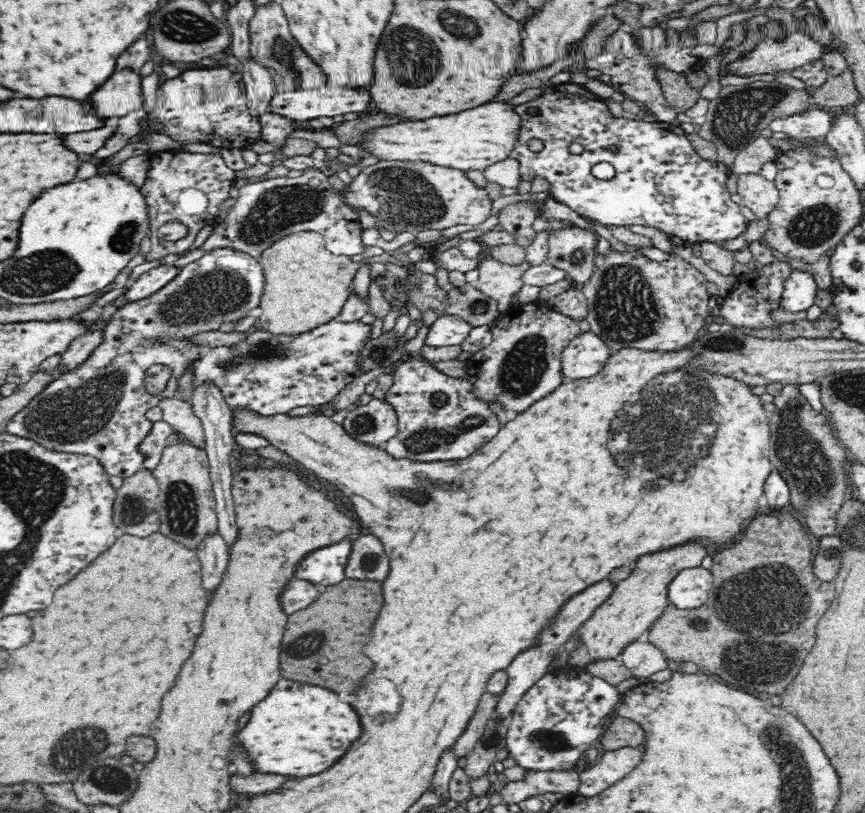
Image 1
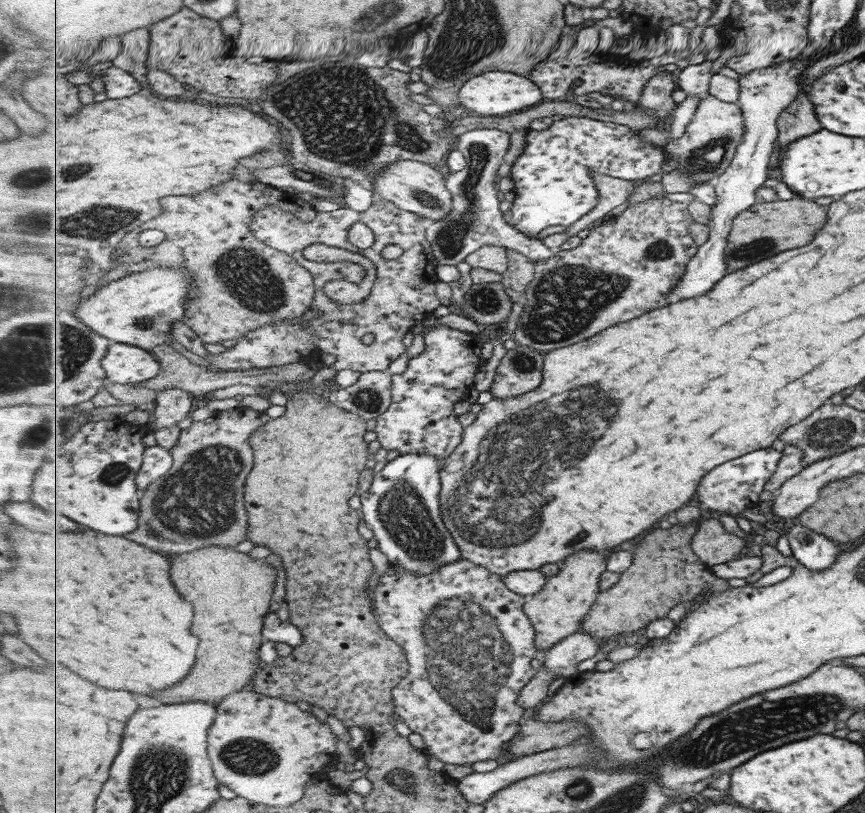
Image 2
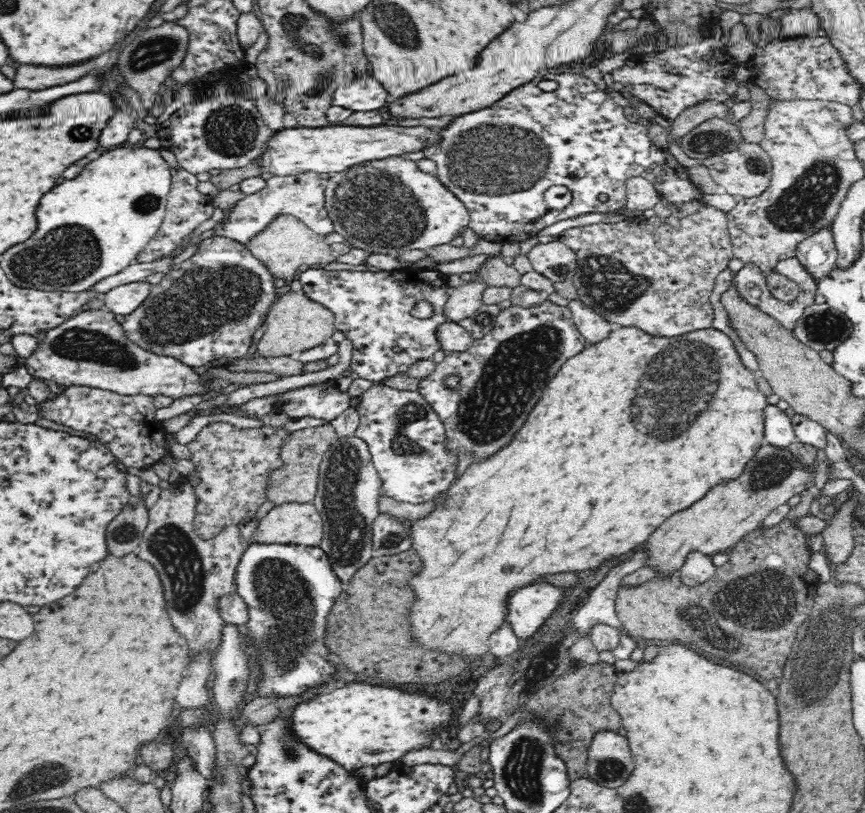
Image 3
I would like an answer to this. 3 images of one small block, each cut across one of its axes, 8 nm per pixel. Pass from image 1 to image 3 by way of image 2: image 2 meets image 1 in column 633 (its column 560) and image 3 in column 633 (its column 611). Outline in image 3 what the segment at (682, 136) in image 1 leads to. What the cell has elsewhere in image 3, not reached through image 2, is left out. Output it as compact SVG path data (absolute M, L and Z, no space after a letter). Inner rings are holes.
M568 72L562 73L548 73L544 77L536 77L532 82L527 82L525 85L519 86L517 89L511 90L504 98L494 102L492 106L482 107L480 110L475 110L468 114L463 114L456 117L445 129L442 129L443 136L441 141L434 145L432 149L426 149L424 152L425 158L430 158L436 162L437 171L435 174L458 198L466 205L469 212L470 224L469 228L477 233L479 237L490 242L504 243L504 242L519 242L529 238L531 235L537 235L538 232L544 230L546 226L552 226L560 220L568 220L568 218L576 218L576 216L582 216L582 214L592 214L592 212L598 212L598 214L606 214L606 212L616 212L616 210L623 210L627 203L627 190L625 187L626 178L630 176L640 175L642 178L650 181L654 185L654 189L658 192L660 198L667 198L672 204L686 204L686 202L692 202L692 200L701 200L704 196L703 192L692 182L689 177L689 172L682 164L676 161L676 158L672 156L670 151L658 148L652 139L648 136L648 126L644 124L634 124L629 122L624 115L623 107L614 103L612 97L606 90L598 89L598 86L589 80L582 74L573 74ZM542 80L556 80L558 87L554 91L544 91L538 87L538 84ZM560 96L562 100L566 102L566 108L560 108ZM554 184L560 184L560 186L566 186L570 192L572 192L571 202L562 210L555 210L544 201L544 192L554 186ZM606 194L608 200L606 202L600 202L600 196Z

